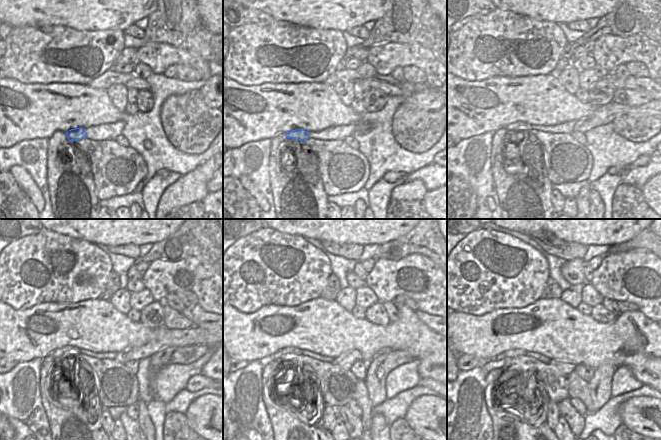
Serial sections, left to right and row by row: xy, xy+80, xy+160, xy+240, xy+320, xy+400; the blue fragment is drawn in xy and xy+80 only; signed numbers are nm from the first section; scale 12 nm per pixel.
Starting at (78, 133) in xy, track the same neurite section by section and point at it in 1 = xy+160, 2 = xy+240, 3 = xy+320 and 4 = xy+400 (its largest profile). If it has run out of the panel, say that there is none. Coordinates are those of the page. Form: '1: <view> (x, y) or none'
1: xy+160 (517, 126)
2: xy+240 (58, 352)
3: xy+320 (290, 350)
4: xy+400 (514, 352)

